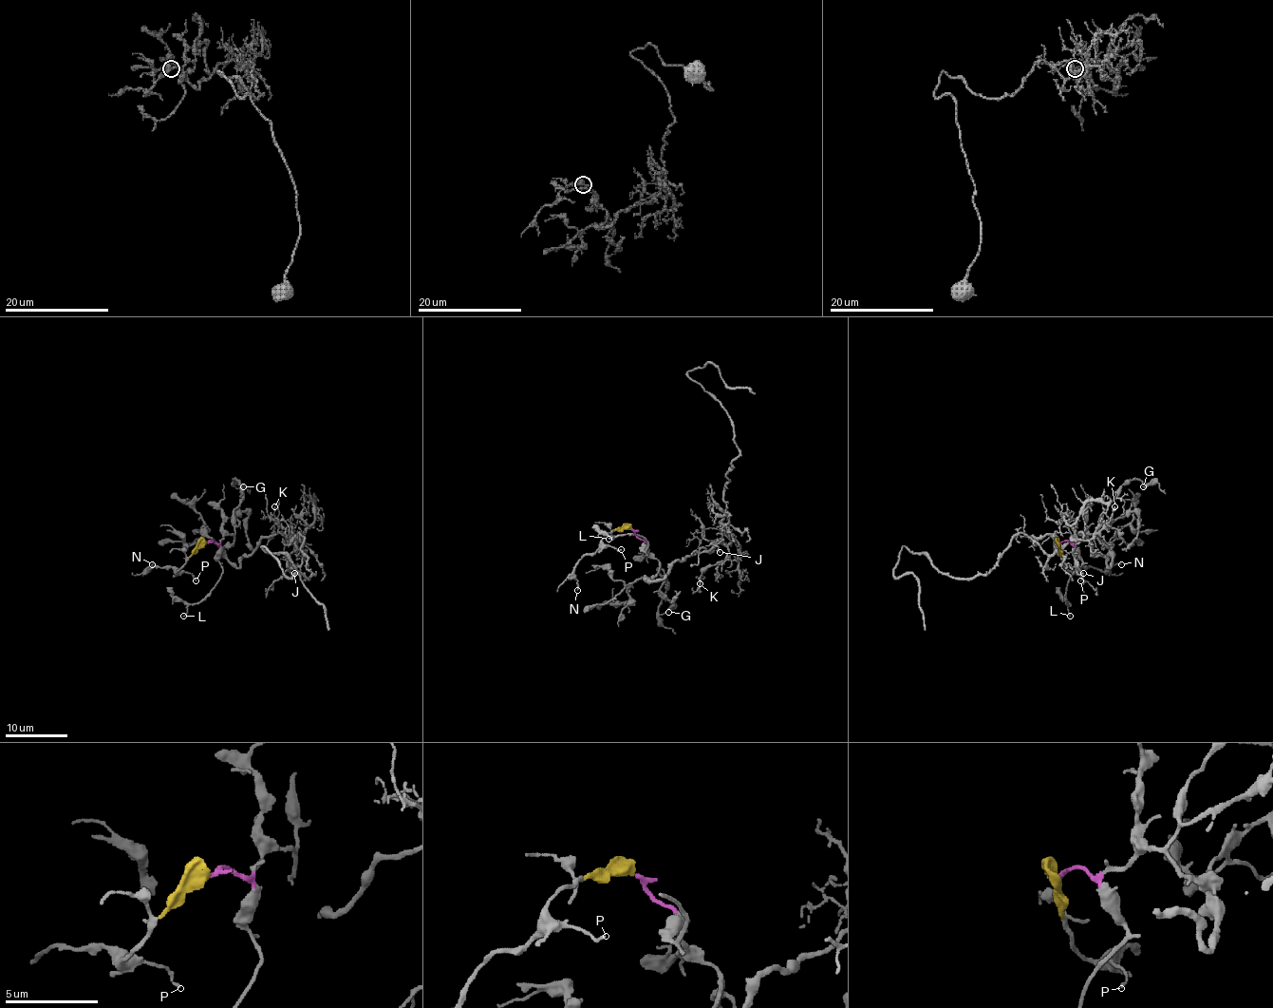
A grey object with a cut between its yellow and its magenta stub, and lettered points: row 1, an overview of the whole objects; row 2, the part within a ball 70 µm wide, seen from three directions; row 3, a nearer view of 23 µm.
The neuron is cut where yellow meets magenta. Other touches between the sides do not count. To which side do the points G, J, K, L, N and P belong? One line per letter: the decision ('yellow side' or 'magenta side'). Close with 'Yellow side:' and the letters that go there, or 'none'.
G: magenta side
J: magenta side
K: magenta side
L: magenta side
N: yellow side
P: yellow side
Yellow side: N, P

